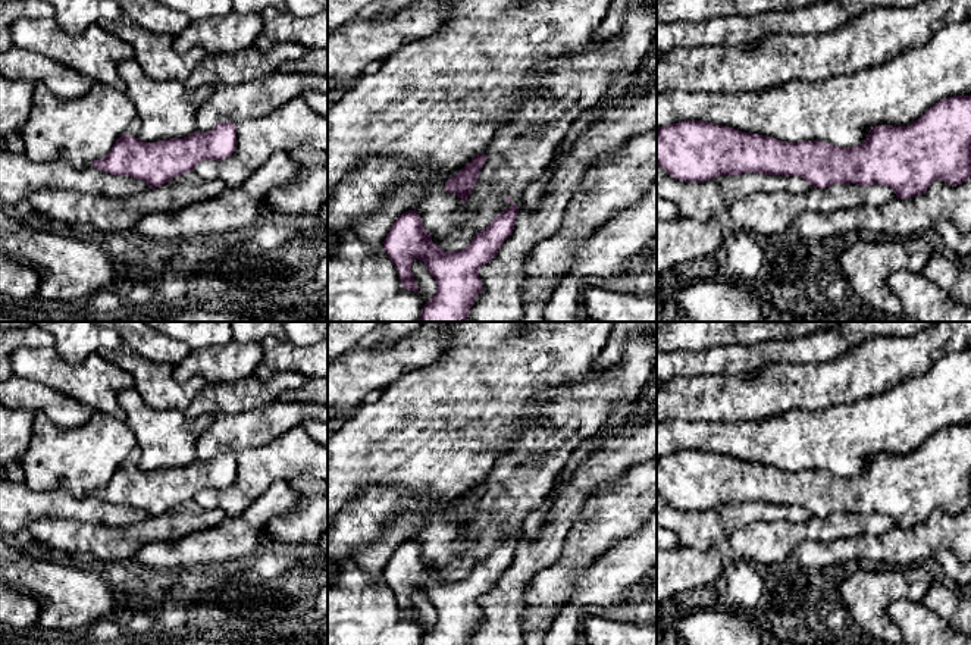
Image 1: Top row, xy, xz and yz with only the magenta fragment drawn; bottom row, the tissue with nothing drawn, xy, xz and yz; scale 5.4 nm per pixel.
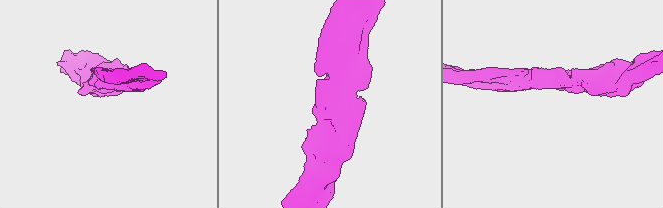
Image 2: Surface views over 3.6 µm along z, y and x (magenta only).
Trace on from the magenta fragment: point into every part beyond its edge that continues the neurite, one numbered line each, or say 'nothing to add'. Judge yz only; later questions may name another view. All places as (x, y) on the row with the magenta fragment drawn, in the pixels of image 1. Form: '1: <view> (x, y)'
nothing to add

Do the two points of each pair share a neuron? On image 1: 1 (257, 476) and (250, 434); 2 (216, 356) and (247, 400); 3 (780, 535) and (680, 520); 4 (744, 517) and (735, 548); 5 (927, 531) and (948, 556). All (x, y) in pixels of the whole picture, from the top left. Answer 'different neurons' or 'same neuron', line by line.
1: different neurons
2: different neurons
3: different neurons
4: different neurons
5: different neurons

